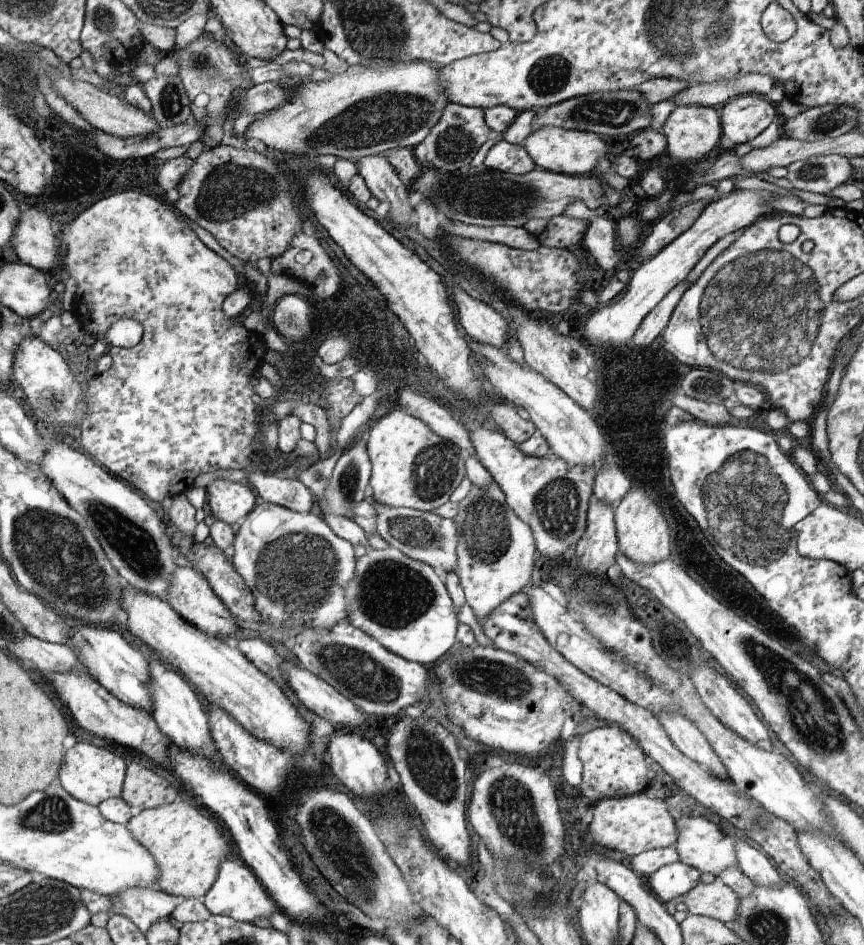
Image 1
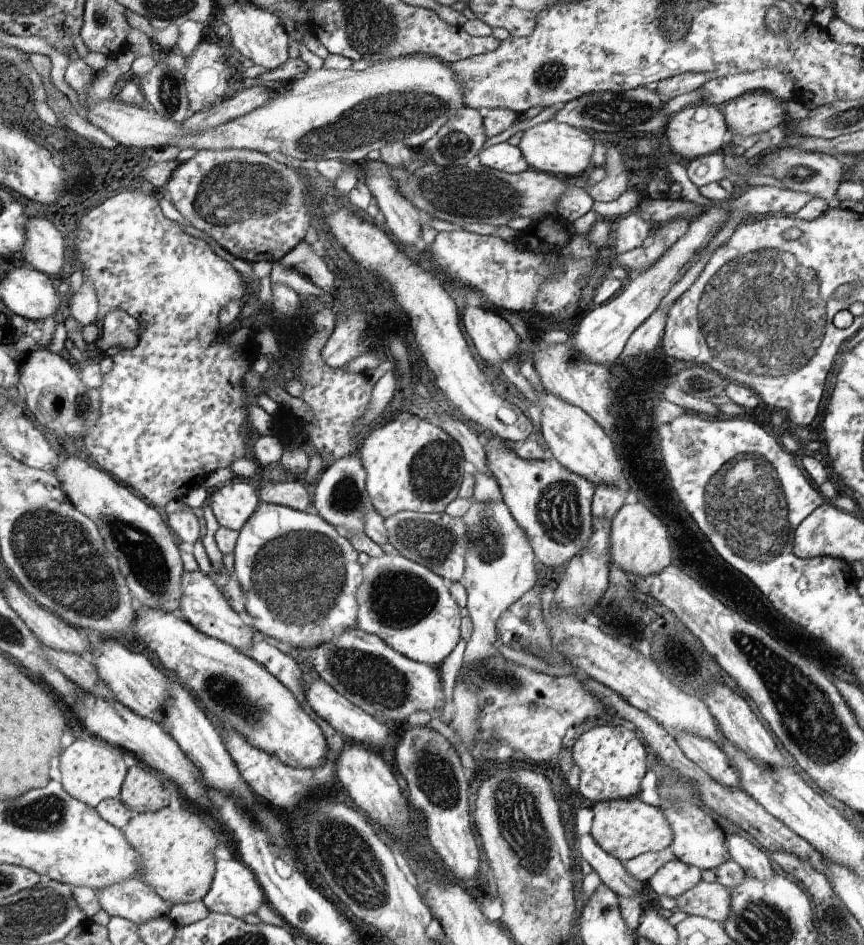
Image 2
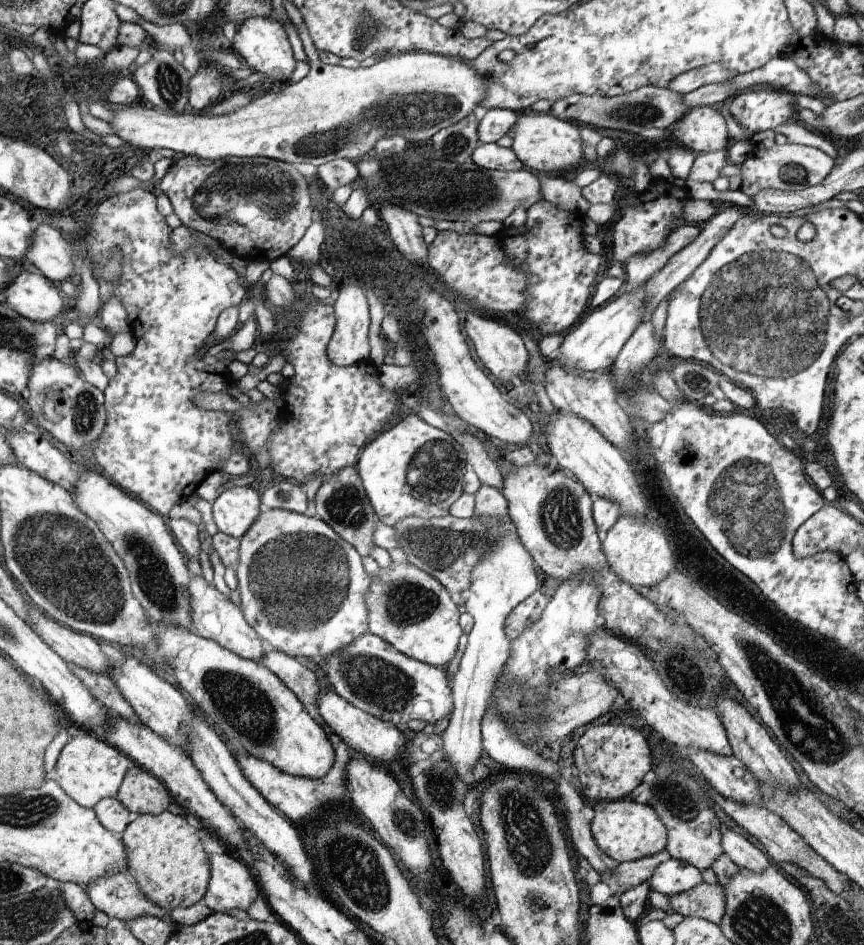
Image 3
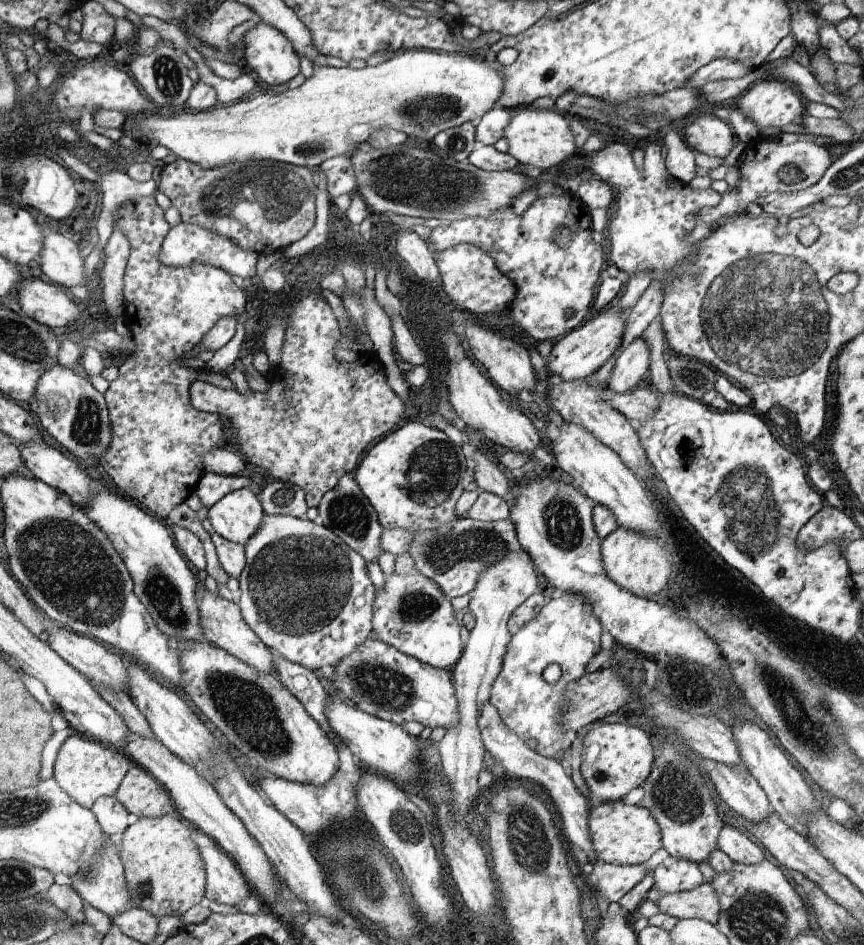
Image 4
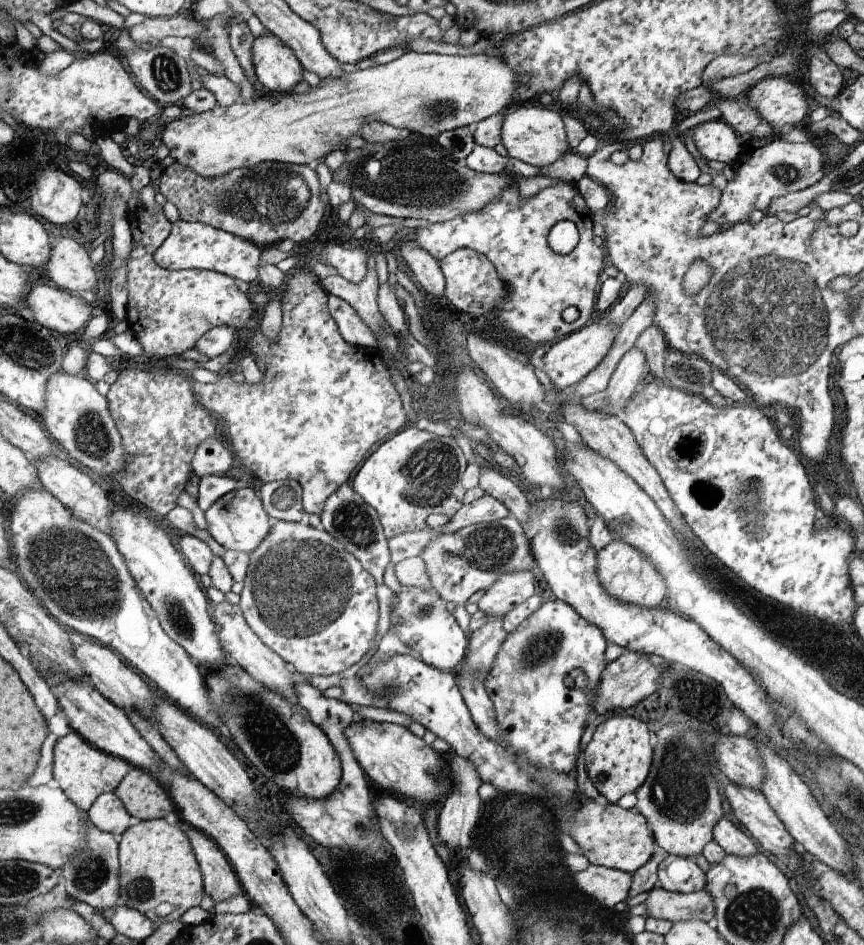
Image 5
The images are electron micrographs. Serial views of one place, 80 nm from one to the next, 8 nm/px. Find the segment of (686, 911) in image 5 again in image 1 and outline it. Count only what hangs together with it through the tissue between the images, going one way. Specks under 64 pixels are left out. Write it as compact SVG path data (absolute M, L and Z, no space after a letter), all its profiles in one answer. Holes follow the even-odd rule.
M718 877L714 882L698 883L686 893L684 903L690 915L704 915L731 924L739 913L740 896Z

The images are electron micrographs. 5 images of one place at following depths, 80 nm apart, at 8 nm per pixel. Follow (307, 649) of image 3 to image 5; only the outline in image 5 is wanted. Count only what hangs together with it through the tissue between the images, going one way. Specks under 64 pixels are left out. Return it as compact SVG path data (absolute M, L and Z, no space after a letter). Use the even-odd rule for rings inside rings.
M270 520L272 526L268 536L257 546L252 552L249 552L250 566L246 576L244 577L244 587L242 588L239 605L242 609L242 614L245 615L245 621L249 623L252 630L262 639L266 646L277 651L285 662L299 673L304 673L306 676L322 675L328 676L348 670L353 664L356 664L362 656L364 650L368 652L376 634L376 622L378 622L378 598L376 598L376 584L374 578L366 571L360 561L350 551L345 549L345 546L330 533L327 533L323 528L316 528L304 521L285 521L285 520Z

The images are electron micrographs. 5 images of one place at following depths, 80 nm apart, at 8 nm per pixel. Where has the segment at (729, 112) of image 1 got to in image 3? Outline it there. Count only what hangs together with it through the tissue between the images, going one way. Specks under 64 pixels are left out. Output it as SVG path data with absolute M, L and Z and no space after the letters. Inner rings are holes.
M759 86L738 93L725 108L738 124L752 134L774 130L797 114L794 95L770 86Z

